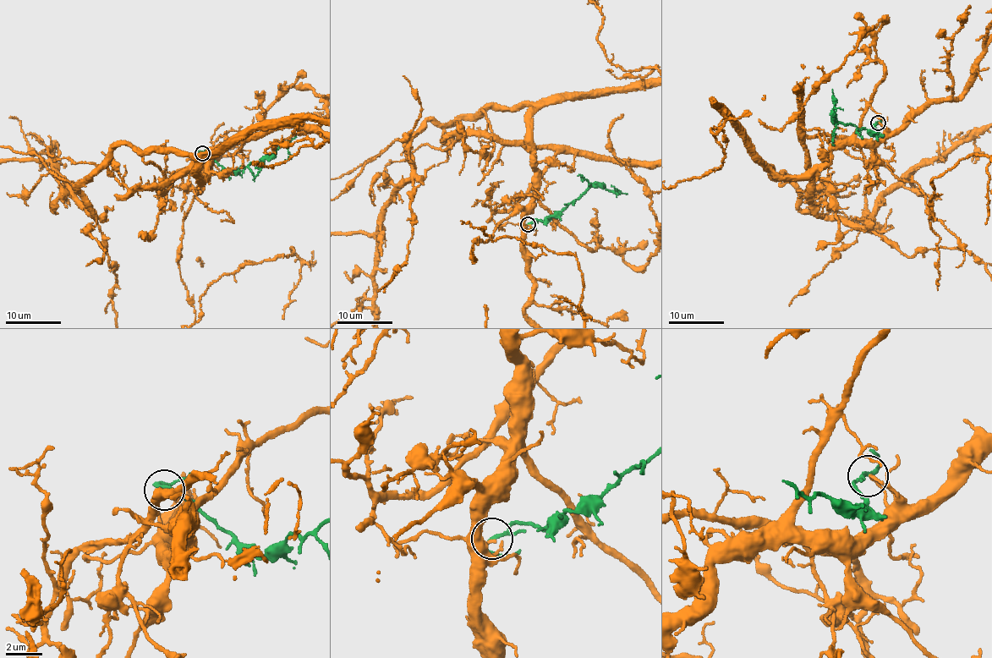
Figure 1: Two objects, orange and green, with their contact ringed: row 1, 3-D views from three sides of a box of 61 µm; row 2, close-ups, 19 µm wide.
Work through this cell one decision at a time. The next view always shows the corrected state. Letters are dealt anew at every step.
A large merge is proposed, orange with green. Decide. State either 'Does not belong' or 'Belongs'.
Does not belong

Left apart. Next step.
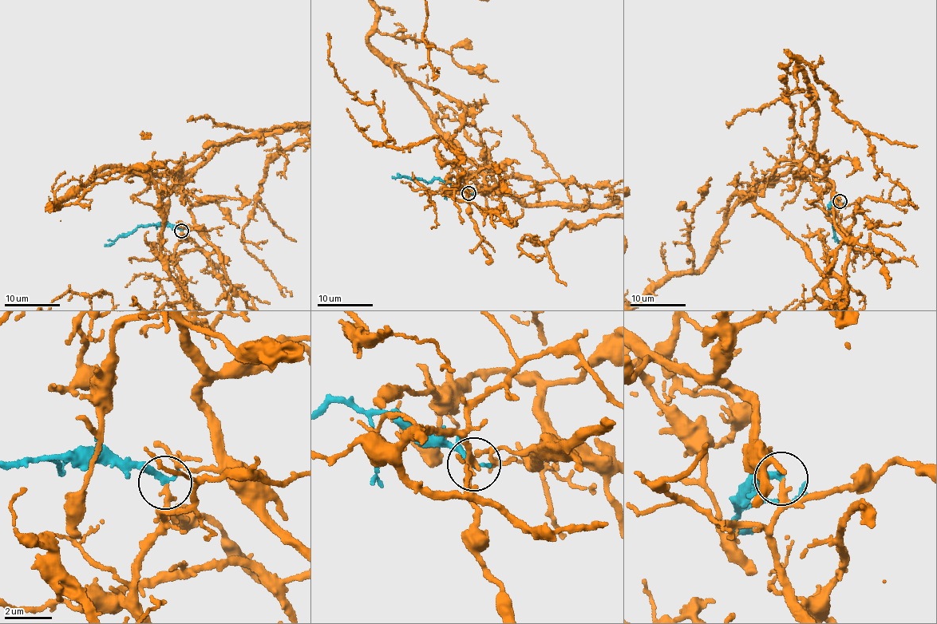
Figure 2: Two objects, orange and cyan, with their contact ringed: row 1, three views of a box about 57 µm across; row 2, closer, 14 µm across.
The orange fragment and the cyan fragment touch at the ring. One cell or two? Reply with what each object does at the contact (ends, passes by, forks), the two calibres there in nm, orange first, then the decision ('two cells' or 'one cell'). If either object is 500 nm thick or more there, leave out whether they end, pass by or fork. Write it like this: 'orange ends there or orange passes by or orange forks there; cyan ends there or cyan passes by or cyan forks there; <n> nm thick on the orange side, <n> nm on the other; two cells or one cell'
orange forks there; cyan ends there; 150 nm thick on the orange side, 260 nm on the other; one cell

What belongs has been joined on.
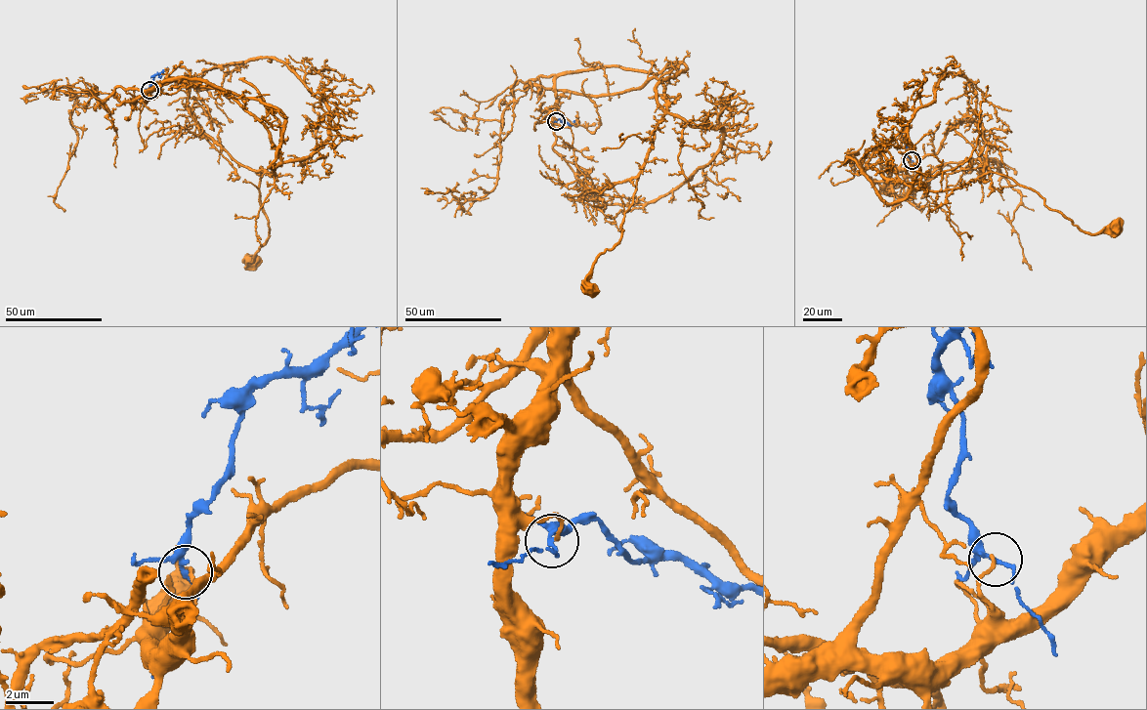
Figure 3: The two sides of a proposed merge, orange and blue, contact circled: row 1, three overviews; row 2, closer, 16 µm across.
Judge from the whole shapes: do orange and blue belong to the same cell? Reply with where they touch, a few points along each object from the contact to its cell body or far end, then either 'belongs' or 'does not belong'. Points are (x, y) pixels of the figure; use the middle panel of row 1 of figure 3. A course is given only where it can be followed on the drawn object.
(556, 121) | orange via (556, 120), (553, 148), (586, 170), (584, 189), (638, 178), (620, 240), (597, 258), (590, 290) | blue via (556, 121), (575, 124), (573, 121) | belongs

